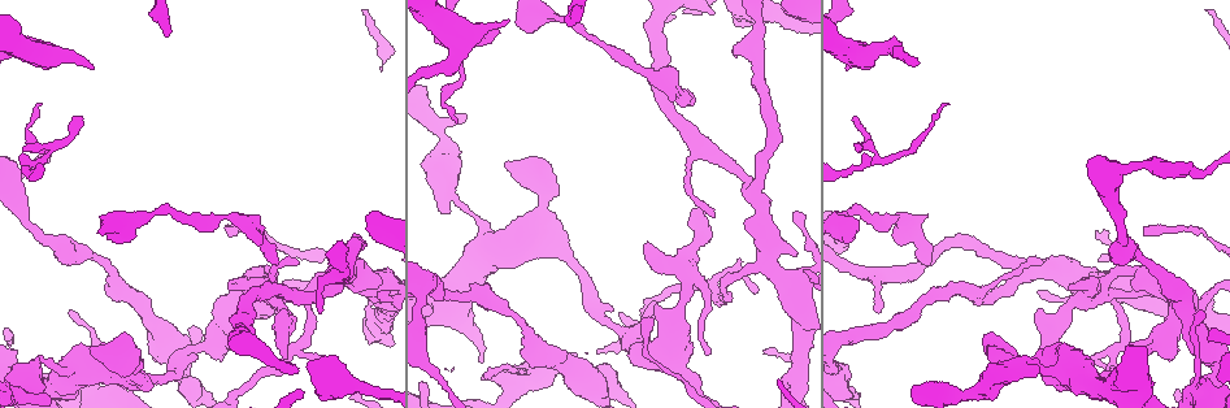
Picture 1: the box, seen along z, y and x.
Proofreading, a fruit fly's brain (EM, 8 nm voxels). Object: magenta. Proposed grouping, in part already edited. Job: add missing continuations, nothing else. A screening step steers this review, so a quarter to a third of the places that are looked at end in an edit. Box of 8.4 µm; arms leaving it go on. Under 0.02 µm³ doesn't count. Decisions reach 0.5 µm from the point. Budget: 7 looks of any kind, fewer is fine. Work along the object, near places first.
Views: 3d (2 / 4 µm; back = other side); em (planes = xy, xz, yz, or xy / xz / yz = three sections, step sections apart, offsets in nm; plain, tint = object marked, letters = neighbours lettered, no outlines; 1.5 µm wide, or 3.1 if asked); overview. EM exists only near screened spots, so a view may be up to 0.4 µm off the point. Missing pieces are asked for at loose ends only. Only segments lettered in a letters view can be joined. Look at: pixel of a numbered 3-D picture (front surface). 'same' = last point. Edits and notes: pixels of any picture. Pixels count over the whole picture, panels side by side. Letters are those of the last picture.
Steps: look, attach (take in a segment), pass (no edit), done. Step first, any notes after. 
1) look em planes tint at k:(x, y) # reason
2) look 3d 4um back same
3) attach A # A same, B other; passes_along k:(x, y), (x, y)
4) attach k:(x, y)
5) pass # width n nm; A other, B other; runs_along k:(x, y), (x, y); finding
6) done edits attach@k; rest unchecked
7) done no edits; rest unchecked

look em planes letters at 1:(286, 359) # free end

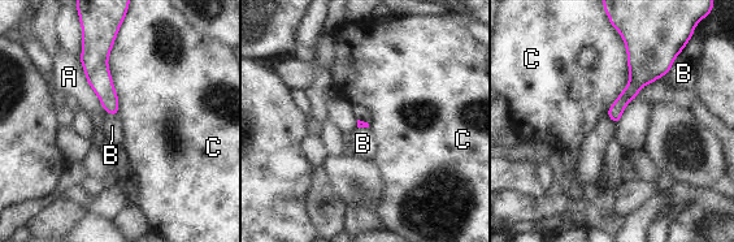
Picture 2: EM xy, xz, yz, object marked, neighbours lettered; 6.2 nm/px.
pass # A other, B other, C other; border 2:(630, 100), (616, 124); no lettered segment goes on from it

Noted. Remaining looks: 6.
look em yz step 8 letters at 1:(796, 256)

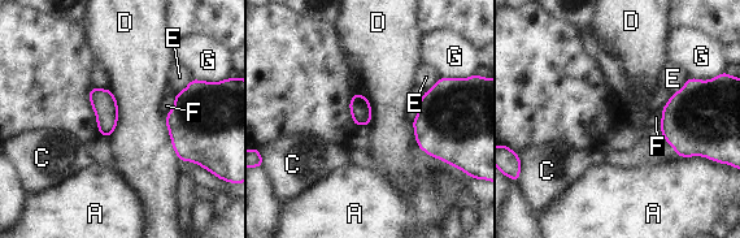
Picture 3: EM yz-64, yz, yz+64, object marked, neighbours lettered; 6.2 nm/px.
look em planes letters same # another direction

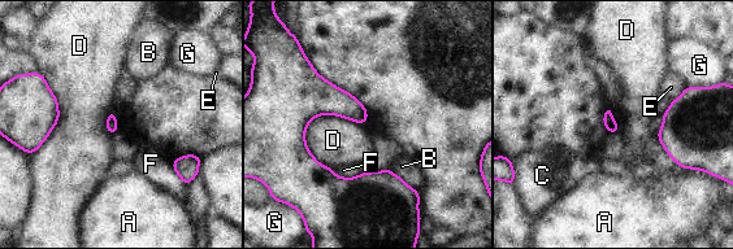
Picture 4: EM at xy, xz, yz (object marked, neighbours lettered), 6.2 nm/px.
pass # longest_contact D 400 nm; A other, B other, C other, D other, E other, F other, G other; runs_along 4:(312, 73), (302, 154), (341, 188), (408, 189); no lettered segment goes on from it

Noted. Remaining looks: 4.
look 3d 4um at 1:(946, 106) # tapers out

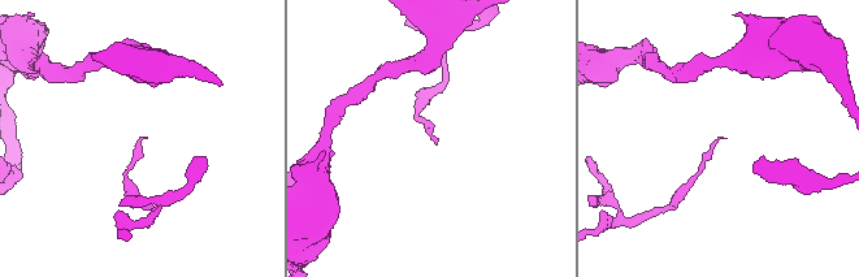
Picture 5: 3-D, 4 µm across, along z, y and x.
look em planes letters at 5:(723, 137)

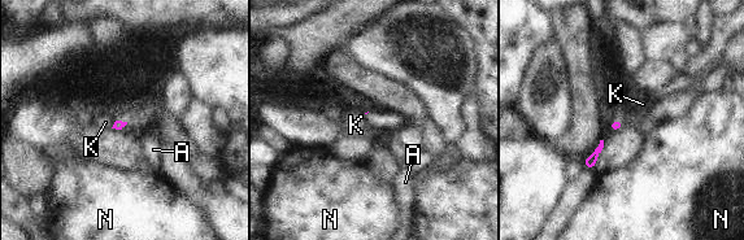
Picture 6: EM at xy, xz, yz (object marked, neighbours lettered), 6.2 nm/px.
pass # A other, K other, N other; border 6:(622, 121), (625, 125); none of them fits

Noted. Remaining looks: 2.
done no edits; rest unchecked

